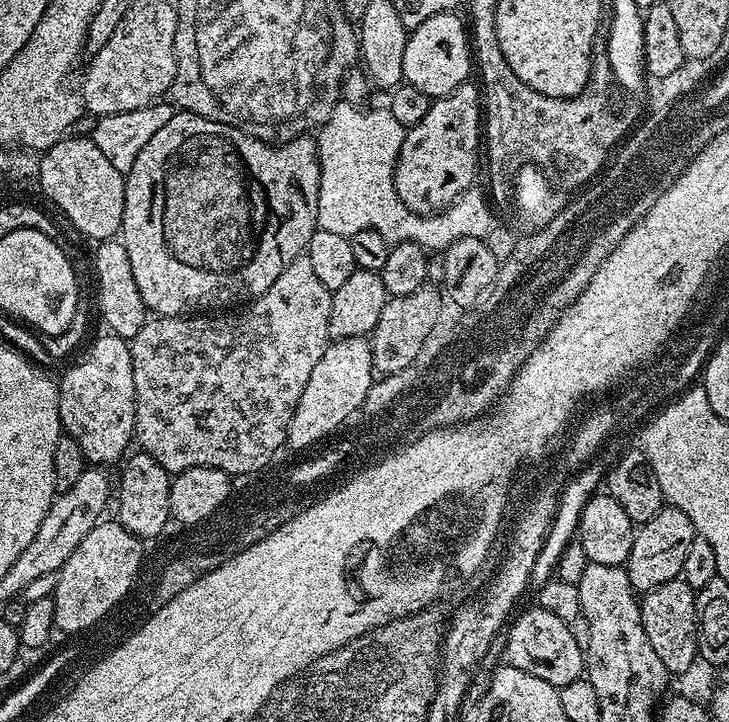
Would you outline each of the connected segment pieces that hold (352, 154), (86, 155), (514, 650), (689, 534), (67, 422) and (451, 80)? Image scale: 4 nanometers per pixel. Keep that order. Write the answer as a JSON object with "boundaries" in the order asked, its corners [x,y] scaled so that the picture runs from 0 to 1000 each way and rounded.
{"boundaries":[[[[468,136],[458,147],[451,166],[436,179],[432,190],[433,211],[439,215],[439,262],[433,298],[436,314],[476,328],[491,324],[491,319],[519,319],[519,324],[524,324],[534,339],[568,335],[583,346],[610,346],[630,331],[658,330],[657,324],[639,324],[639,280],[630,283],[626,277],[608,294],[594,294],[591,299],[575,299],[554,284],[540,258],[540,241],[557,180],[542,166],[540,158],[532,155],[531,148],[499,148],[505,147]]],[[[95,187],[92,191],[81,194],[74,204],[53,217],[55,235],[52,251],[55,260],[77,281],[77,288],[111,321],[115,327],[122,327],[126,335],[152,332],[163,323],[167,296],[170,295],[170,247],[171,240],[156,233],[155,226],[134,208],[134,202],[119,187]]],[[[730,839],[726,848],[716,848],[701,860],[695,871],[695,918],[722,934],[733,934],[733,939],[743,939],[743,945],[754,945],[767,954],[797,940],[804,931],[804,903],[797,888],[794,892],[789,878],[779,871],[783,870],[781,860],[760,856],[760,850],[743,845],[739,839]]],[[[920,701],[897,712],[892,723],[877,727],[859,783],[867,816],[882,823],[897,817],[897,812],[908,812],[908,806],[929,802],[936,789],[936,778],[941,778],[941,767],[947,763],[947,751],[952,751],[955,742],[955,730],[947,723],[947,717],[941,717],[933,704]]],[[[141,464],[128,474],[115,499],[80,526],[82,591],[112,618],[117,639],[126,645],[148,645],[143,643],[163,639],[177,625],[176,614],[182,614],[187,596],[184,507],[177,472],[166,465]]],[[[624,15],[602,17],[584,30],[564,40],[557,58],[557,75],[551,75],[551,97],[558,115],[573,119],[579,130],[602,136],[616,133],[630,116],[638,115],[650,100],[650,68],[645,60],[645,44]]]]}

